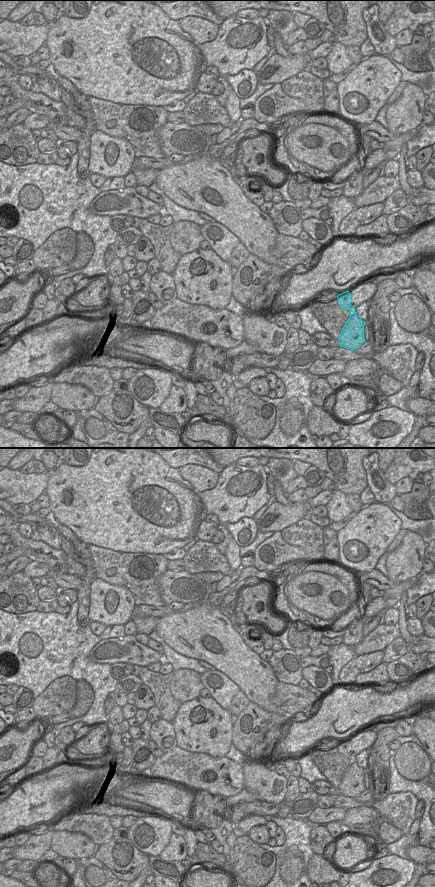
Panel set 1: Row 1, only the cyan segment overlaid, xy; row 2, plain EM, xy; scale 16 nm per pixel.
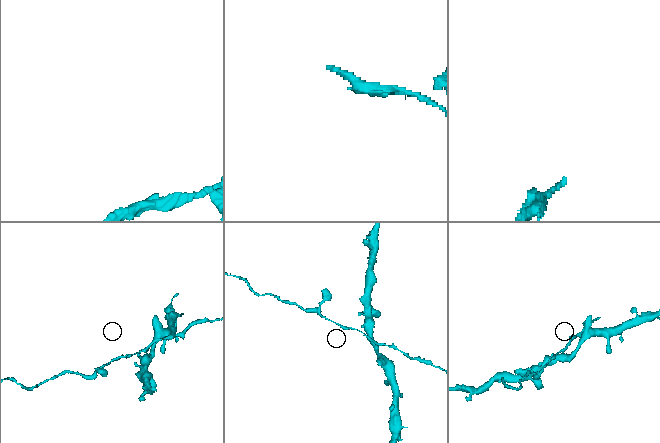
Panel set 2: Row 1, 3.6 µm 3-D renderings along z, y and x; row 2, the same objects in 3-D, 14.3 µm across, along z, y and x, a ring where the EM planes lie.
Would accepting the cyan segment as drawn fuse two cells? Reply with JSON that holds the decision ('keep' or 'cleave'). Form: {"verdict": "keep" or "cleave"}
{"verdict": "cleave"}

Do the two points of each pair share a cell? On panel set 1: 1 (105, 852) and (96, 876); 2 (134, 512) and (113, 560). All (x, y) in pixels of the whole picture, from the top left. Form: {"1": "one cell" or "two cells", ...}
{"1": "two cells", "2": "two cells"}

